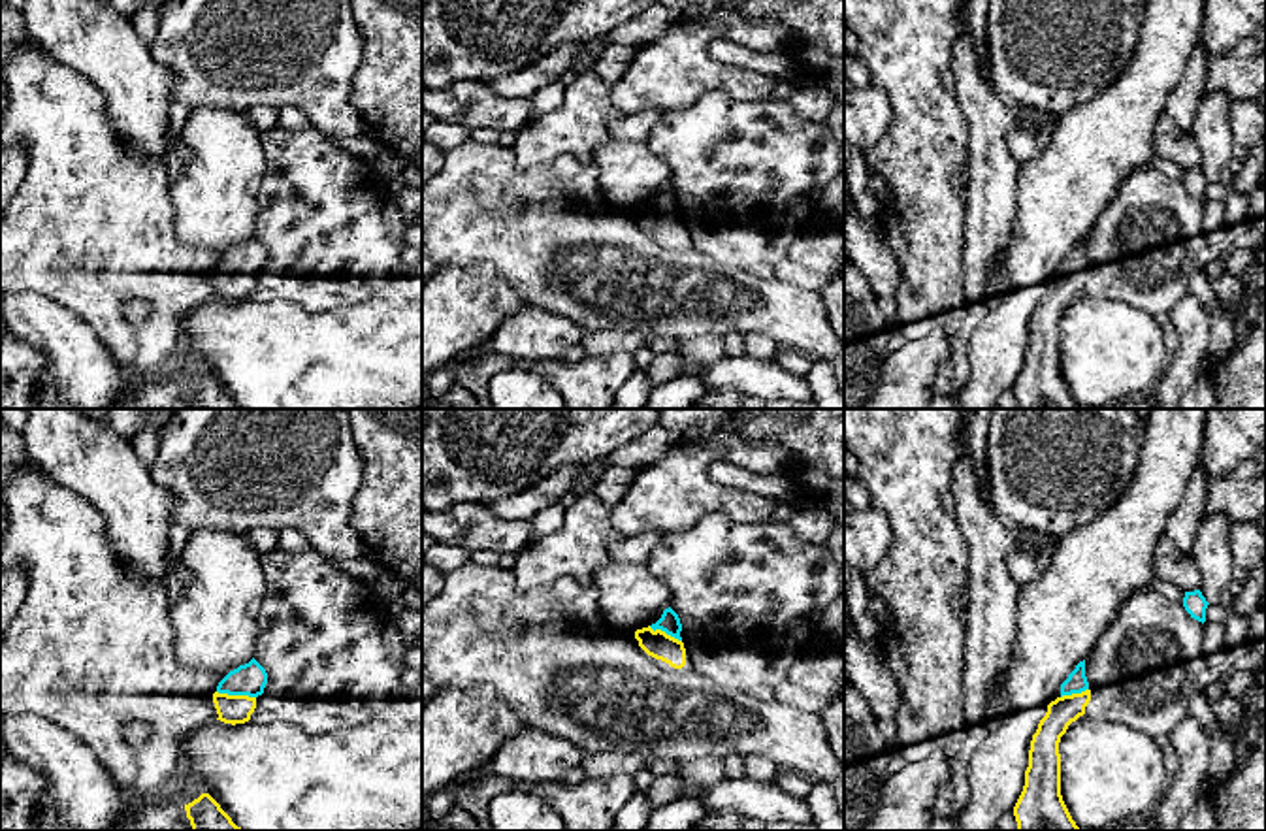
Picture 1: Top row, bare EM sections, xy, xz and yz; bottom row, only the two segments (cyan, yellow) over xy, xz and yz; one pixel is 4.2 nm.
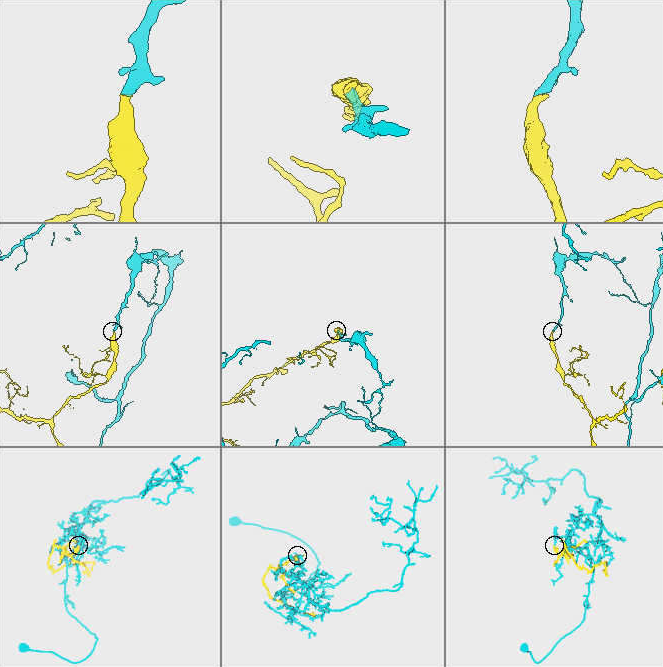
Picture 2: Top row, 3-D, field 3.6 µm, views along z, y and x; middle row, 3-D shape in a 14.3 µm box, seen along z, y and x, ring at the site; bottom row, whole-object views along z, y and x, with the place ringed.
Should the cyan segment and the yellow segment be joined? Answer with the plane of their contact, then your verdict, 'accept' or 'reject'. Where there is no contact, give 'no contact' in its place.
meets cyan in xy; reject

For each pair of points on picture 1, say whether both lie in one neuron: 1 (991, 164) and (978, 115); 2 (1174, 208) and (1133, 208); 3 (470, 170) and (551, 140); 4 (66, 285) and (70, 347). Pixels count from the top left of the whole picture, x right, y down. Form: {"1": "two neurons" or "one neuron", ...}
{"1": "one neuron", "2": "one neuron", "3": "two neurons", "4": "two neurons"}

